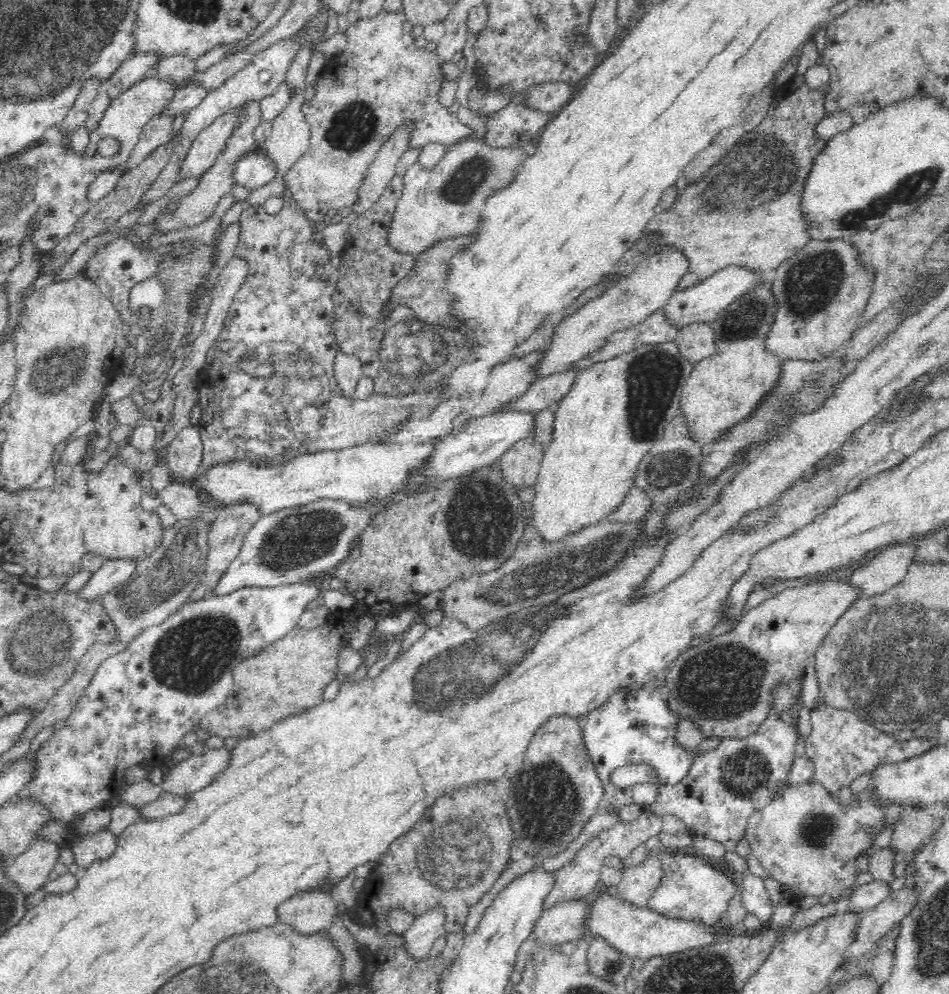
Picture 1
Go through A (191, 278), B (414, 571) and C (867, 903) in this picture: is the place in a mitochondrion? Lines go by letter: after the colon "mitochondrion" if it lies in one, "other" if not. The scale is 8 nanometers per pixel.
A: mitochondrion
B: other
C: other

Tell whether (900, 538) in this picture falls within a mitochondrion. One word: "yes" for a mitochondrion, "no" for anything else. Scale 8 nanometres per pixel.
no

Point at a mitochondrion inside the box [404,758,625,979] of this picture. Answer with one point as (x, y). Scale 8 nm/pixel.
(461, 854)

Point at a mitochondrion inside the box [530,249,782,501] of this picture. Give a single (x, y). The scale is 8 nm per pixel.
(652, 379)

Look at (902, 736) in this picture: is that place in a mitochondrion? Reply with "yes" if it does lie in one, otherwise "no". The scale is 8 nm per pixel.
yes

